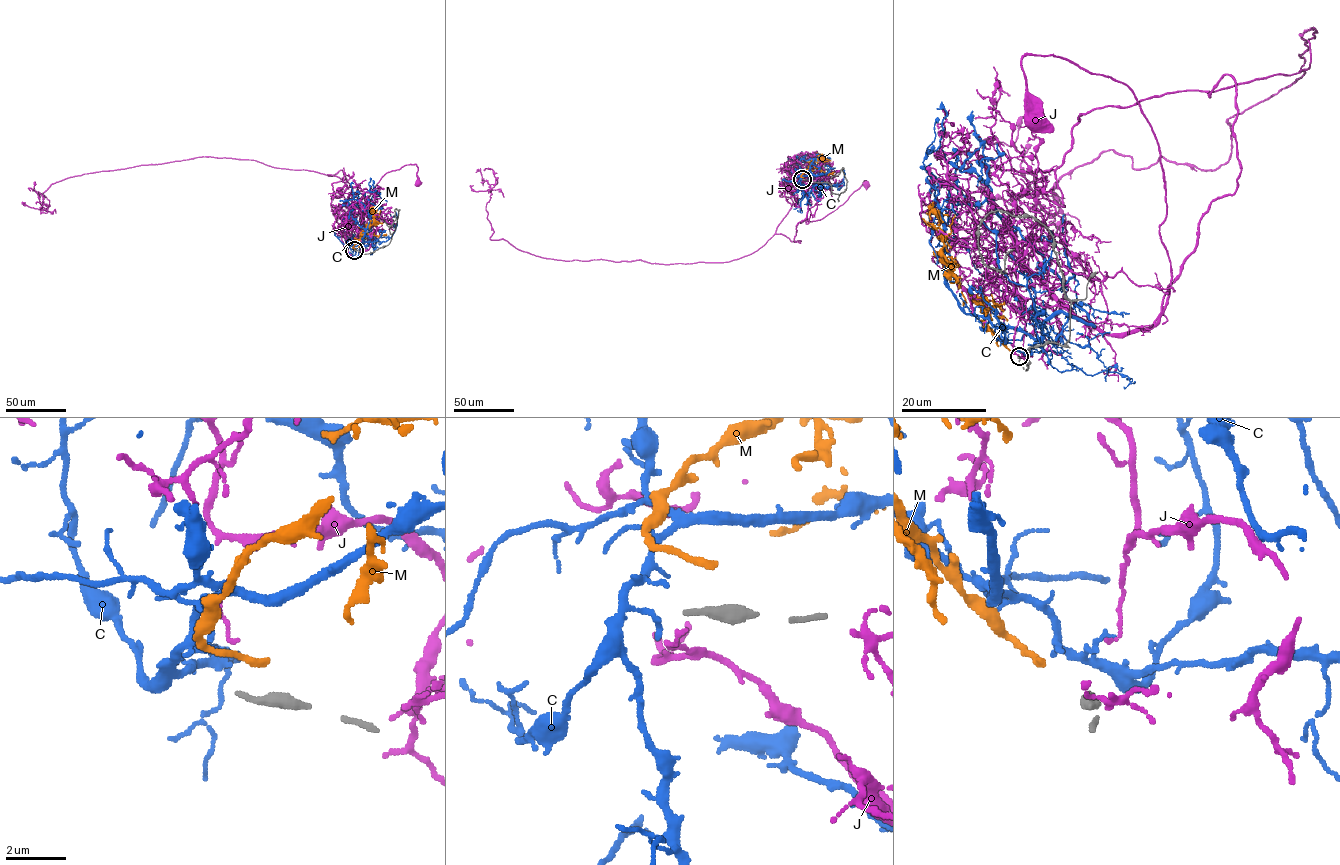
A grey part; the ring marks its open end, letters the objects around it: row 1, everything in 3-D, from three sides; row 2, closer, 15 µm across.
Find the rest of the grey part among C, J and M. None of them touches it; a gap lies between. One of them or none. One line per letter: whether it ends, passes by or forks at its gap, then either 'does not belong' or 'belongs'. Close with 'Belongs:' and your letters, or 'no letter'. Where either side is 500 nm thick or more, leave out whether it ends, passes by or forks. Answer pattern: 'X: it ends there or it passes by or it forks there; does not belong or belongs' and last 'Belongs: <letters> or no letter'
C: it ends there; does not belong
J: it ends there; does not belong
M: it ends there; does not belong
Belongs: no letter

